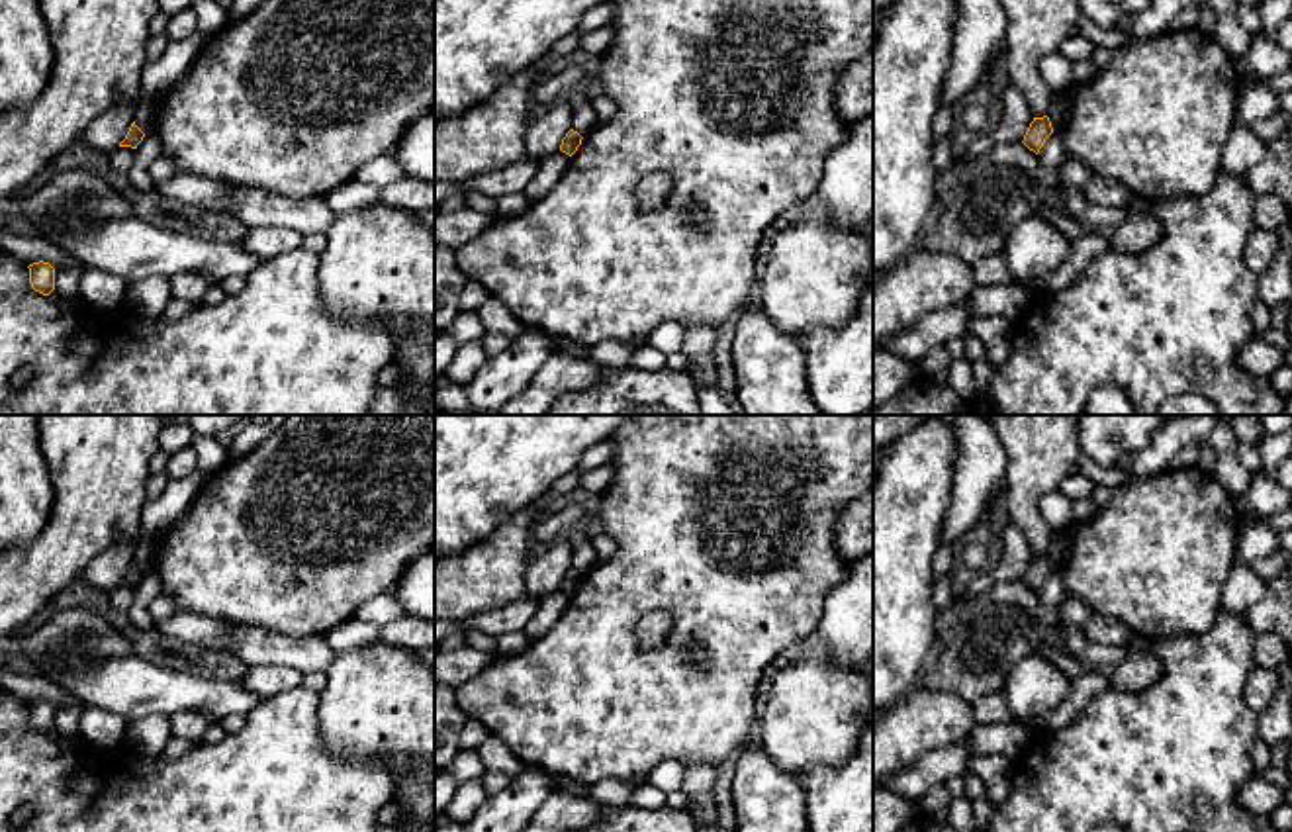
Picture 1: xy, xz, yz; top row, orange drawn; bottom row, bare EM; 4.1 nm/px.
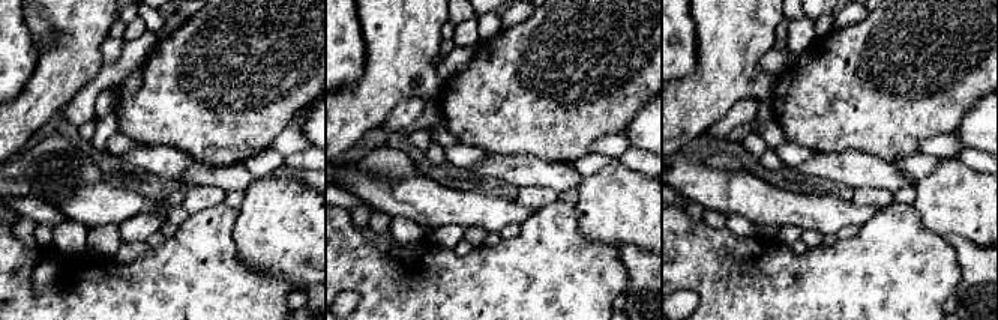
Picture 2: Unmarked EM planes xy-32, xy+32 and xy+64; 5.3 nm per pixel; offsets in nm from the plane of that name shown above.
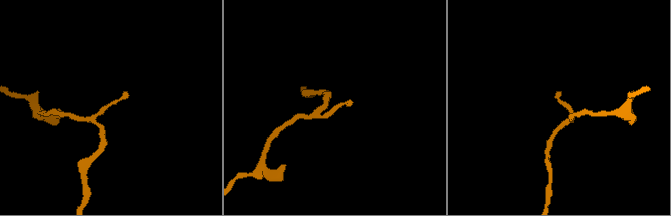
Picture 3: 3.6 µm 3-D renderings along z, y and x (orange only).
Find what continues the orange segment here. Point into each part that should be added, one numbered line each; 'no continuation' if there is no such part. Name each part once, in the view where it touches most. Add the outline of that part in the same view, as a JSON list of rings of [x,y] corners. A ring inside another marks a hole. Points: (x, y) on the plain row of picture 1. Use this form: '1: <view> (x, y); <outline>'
no continuation

